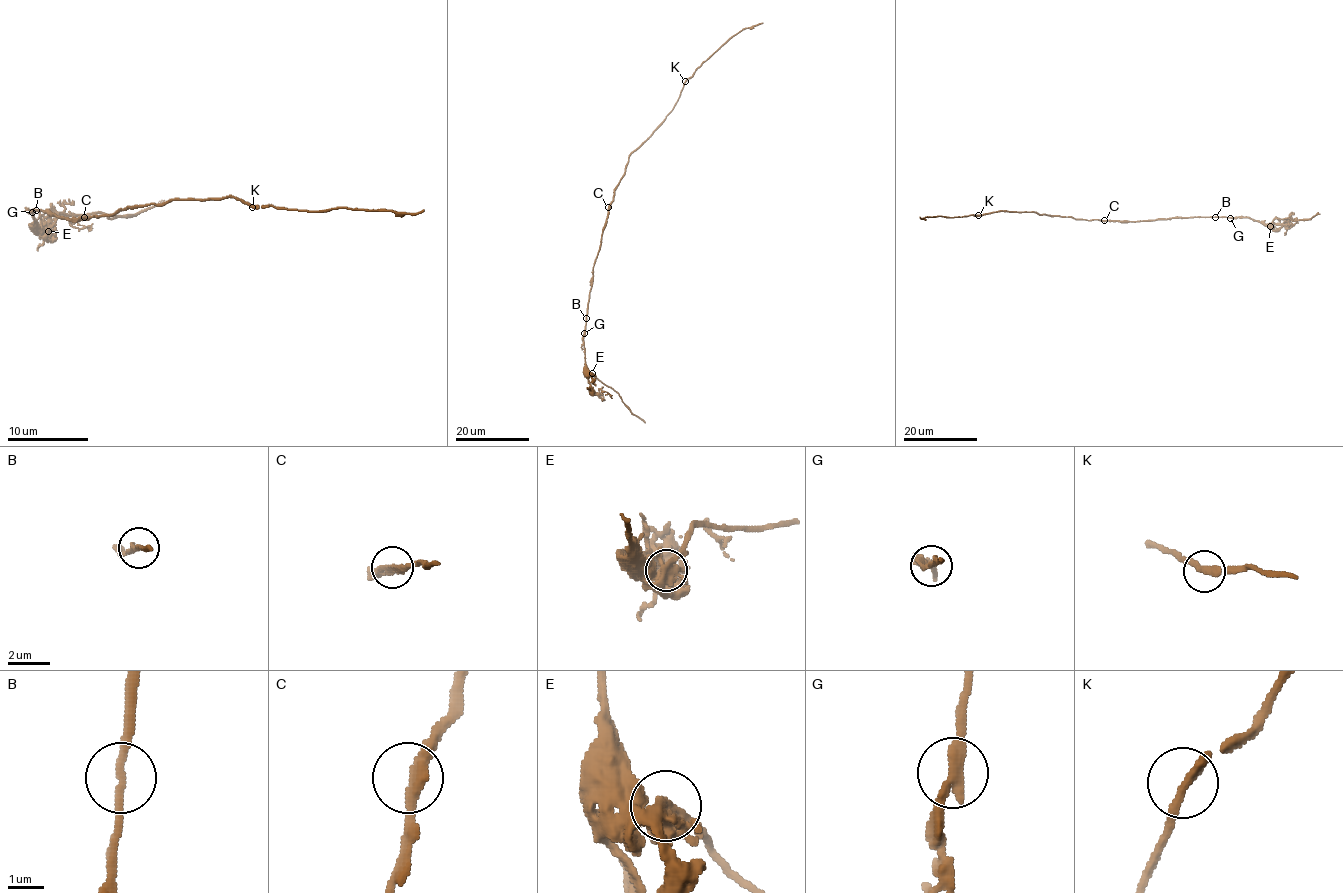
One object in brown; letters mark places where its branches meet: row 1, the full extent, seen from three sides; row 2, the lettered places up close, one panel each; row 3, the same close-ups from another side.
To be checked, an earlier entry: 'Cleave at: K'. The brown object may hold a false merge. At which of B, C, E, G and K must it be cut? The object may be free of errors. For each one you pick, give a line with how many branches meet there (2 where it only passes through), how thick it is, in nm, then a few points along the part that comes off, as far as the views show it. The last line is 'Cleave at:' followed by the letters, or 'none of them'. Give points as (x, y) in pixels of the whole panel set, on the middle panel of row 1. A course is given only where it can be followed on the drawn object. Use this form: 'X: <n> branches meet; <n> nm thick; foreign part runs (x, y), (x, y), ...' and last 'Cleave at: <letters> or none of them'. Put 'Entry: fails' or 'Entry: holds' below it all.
Cleave at: none of them
Entry: fails

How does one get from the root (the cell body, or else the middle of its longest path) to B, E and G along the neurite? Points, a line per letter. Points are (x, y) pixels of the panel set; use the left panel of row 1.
B: (88, 217), (61, 219), (49, 211), (35, 209)
E: (88, 217), (61, 219), (49, 211), (29, 211), (33, 213), (37, 226), (47, 232)
G: (88, 217), (61, 219), (49, 211), (31, 211)

